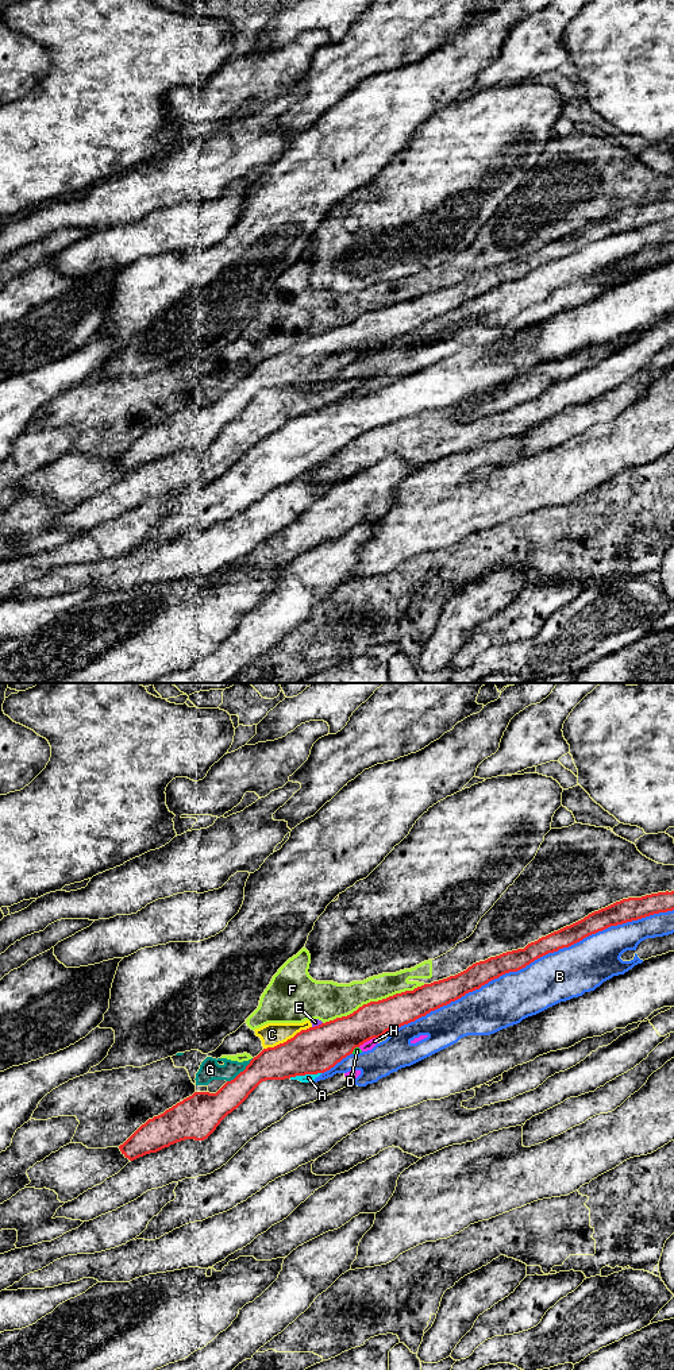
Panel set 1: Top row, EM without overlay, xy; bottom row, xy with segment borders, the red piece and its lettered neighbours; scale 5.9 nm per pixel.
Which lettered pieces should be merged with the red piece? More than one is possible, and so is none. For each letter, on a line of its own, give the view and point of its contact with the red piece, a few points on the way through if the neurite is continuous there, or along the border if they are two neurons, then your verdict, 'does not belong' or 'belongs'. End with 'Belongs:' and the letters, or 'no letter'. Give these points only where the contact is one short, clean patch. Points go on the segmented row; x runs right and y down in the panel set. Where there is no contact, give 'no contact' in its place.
A: contact xy (304, 1075); border xy (320, 1072), (289, 1077); does not belong
B: contact xy (532, 961); does not belong
C: contact xy (288, 1039); border xy (311, 1026), (282, 1042), (264, 1049); does not belong
D: contact xy (354, 1048); border xy (358, 1046), (351, 1053); does not belong
E: contact xy (316, 1026); border xy (322, 1022), (312, 1027); does not belong
F: contact xy (373, 1002); does not belong
G: contact xy (241, 1072); border xy (253, 1058), (227, 1081); does not belong
H: contact xy (366, 1041); does not belong
Belongs: no letter

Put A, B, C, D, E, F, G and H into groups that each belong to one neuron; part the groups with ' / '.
A D H / B / C E F G

